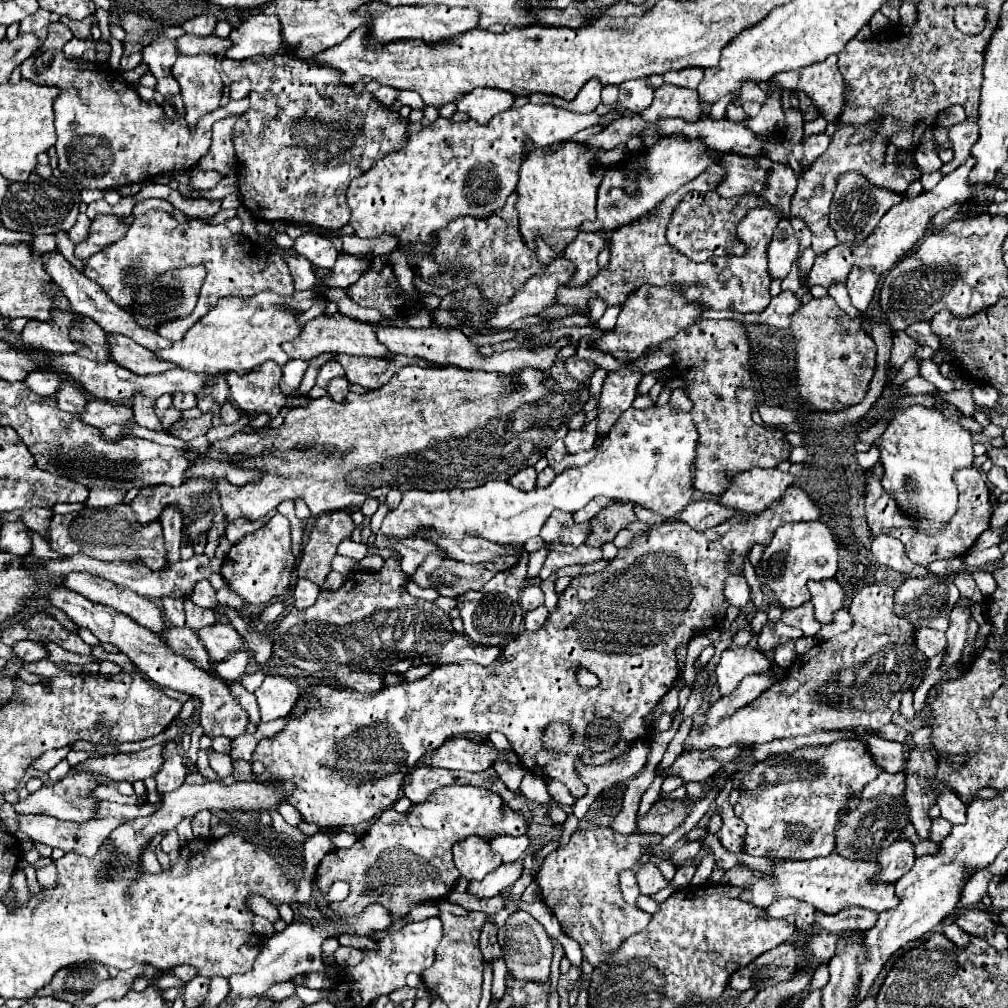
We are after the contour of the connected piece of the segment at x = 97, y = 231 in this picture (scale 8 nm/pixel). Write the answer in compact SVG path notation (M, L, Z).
M96 216L92 218L92 224L90 224L90 234L84 242L78 242L74 246L76 250L76 258L80 260L86 260L90 258L92 254L100 252L104 246L116 242L116 238L122 238L124 232L128 230L128 226L120 224L114 216Z

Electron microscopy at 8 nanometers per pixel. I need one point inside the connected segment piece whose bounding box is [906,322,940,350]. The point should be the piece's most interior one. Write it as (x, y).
(921, 333)

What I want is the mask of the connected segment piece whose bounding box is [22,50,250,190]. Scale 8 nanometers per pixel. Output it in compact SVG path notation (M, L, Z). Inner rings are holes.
M46 50L38 58L28 58L22 64L22 78L60 88L54 102L58 168L92 190L110 190L144 182L166 172L190 170L210 148L212 124L226 116L242 116L250 108L248 96L230 100L226 106L206 114L198 122L196 132L190 132L184 118L174 116L168 120L158 102L144 102L134 88L128 90L130 84L124 76L108 64L68 59L62 50ZM108 82L112 82L112 90L108 90Z

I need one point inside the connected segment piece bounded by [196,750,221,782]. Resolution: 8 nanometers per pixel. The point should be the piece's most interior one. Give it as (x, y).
(202, 765)

